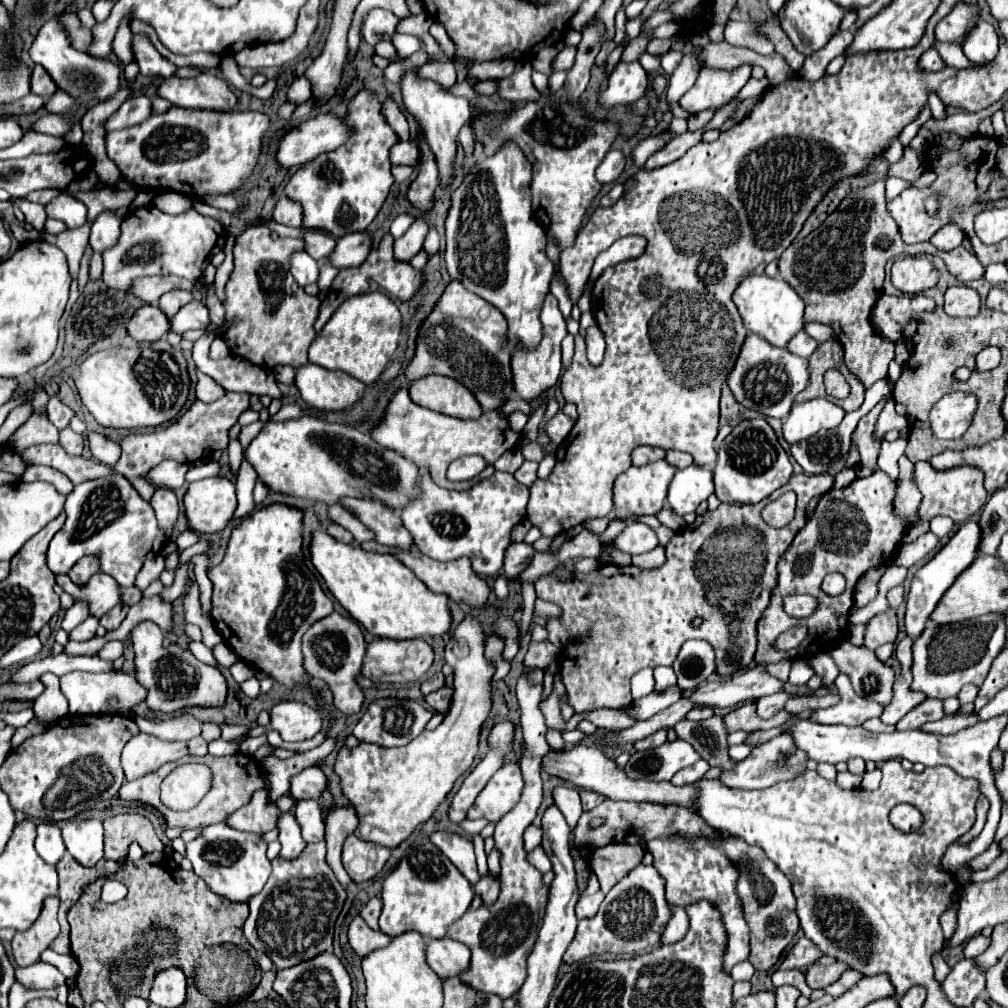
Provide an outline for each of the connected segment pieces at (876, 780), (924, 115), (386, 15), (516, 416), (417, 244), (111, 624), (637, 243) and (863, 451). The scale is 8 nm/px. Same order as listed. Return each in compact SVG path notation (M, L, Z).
M880 768L872 770L872 772L866 772L864 778L862 778L862 788L864 790L876 790L880 786L880 778L882 778L882 772Z
M926 104L926 106L922 108L922 112L918 114L917 118L903 129L900 136L898 137L899 141L904 146L907 146L910 141L916 136L922 124L924 124L924 122L926 122L930 116L932 116L932 114L930 114L930 106Z
M380 8L370 10L364 20L364 26L362 26L364 40L370 46L376 46L382 40L392 42L392 36L396 34L398 22L400 22L400 18L388 10L380 10Z
M516 410L514 414L508 416L508 424L512 426L514 432L522 432L524 426L526 426L526 420L528 420L528 416L524 412L520 412L520 410Z
M420 218L418 222L414 222L414 224L408 228L408 232L406 232L402 238L398 238L398 240L394 242L394 256L396 256L400 262L408 262L414 254L420 252L426 234L428 234L428 224L424 222L424 218Z
M118 604L114 610L110 610L108 614L104 614L104 616L102 616L100 624L102 624L108 632L112 632L112 630L116 630L118 626L122 624L122 620L126 618L126 614L128 614L128 606Z
M624 236L624 238L616 240L608 250L604 250L596 258L590 280L596 280L608 266L626 262L630 258L638 258L644 252L644 248L646 248L646 238L640 238L640 236Z
M888 394L884 400L880 400L880 402L858 422L856 430L852 432L852 442L856 444L856 448L858 448L858 452L860 452L862 464L868 466L868 468L872 468L872 470L878 468L878 466L876 466L876 456L878 456L878 450L880 450L880 444L874 442L872 432L874 432L874 424L876 424L876 420L878 420L878 414L882 412L882 408L884 408L884 404L886 404L888 400L892 400L890 394Z

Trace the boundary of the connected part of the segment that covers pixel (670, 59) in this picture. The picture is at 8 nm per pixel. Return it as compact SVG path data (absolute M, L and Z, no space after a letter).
M666 52L662 56L662 70L670 76L676 70L676 66L680 64L680 60L682 60L682 54L680 52Z

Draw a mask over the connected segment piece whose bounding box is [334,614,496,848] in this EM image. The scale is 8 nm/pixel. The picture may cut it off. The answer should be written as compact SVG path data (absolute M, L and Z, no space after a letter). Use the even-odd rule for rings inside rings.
M468 614L446 644L444 658L454 668L454 696L450 712L436 730L424 730L402 748L360 742L352 750L338 750L334 772L340 778L343 794L356 810L358 828L354 834L358 838L396 848L418 824L424 824L434 814L454 782L472 766L478 754L482 724L492 708L490 682L496 668L484 656L486 638L488 632L484 626Z

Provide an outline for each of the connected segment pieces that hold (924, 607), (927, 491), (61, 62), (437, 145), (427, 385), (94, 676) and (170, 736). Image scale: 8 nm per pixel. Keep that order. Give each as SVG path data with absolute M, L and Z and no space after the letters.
M968 520L966 524L962 524L958 528L958 532L950 538L950 542L926 564L922 566L914 580L912 580L912 586L910 586L910 592L908 592L908 600L906 600L906 632L910 638L918 638L924 630L924 624L926 620L930 618L930 614L934 612L938 600L944 596L944 592L952 586L952 582L976 560L978 556L978 546L980 546L980 540L982 540L982 530L980 530L980 524L978 520Z
M914 462L914 482L922 494L922 502L918 508L920 520L932 520L934 516L948 516L956 524L962 524L976 512L980 512L988 502L988 492L984 488L984 474L982 470L972 466L960 466L954 470L938 472L930 466L930 462Z
M58 18L48 20L40 32L36 34L32 46L30 46L30 58L34 64L40 64L48 70L48 74L54 78L60 90L72 94L78 100L90 100L90 98L108 98L114 96L118 90L118 80L120 80L120 66L108 62L108 60L96 60L80 50L74 50L70 46L70 38L66 30L60 26Z
M416 70L406 72L400 86L402 86L402 96L404 96L404 104L406 104L408 112L418 120L422 134L424 134L426 142L430 142L430 148L436 156L438 170L440 170L440 186L448 188L454 178L454 156L456 156L456 146L458 146L458 132L470 120L468 100L446 94L440 88L440 84L436 84L432 80L420 80L416 76Z
M444 376L420 378L410 386L410 398L424 408L454 416L454 418L480 418L480 404L472 398L470 390L464 390L460 382Z
M75 671L60 677L59 681L60 690L68 700L68 708L72 714L102 714L102 712L106 712L106 700L110 696L116 696L122 708L132 710L132 706L142 702L148 694L148 690L142 684L138 684L132 676L121 672Z
M182 714L162 722L134 716L134 722L138 724L140 732L150 732L162 740L190 740L194 736L200 736L200 722L192 714Z

